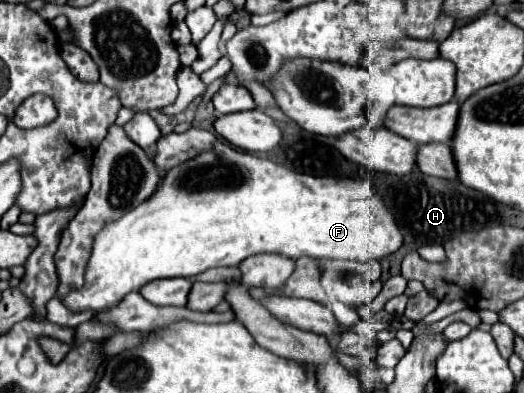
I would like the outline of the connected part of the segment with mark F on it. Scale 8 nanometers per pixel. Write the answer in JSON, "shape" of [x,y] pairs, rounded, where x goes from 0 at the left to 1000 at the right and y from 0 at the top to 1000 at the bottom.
{"shape":[[[410,359],[403,384],[387,384],[372,405],[319,435],[288,506],[181,598],[162,725],[116,766],[135,791],[193,791],[197,781],[227,771],[242,746],[265,740],[292,710],[365,705],[403,679],[452,679],[487,644],[532,644],[552,659],[586,649],[601,659],[704,669],[754,644],[765,623],[769,593],[704,455],[597,450]]]}

